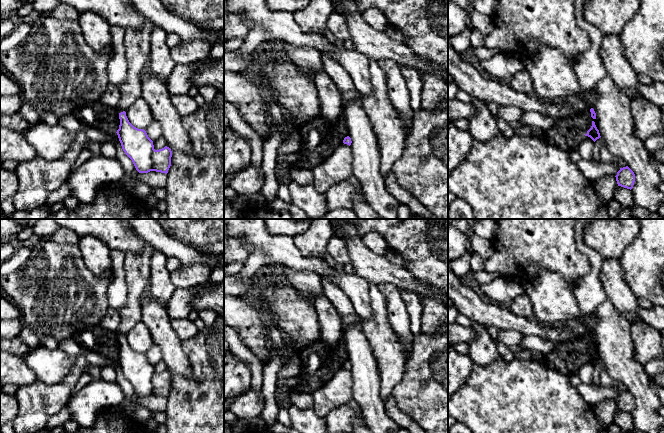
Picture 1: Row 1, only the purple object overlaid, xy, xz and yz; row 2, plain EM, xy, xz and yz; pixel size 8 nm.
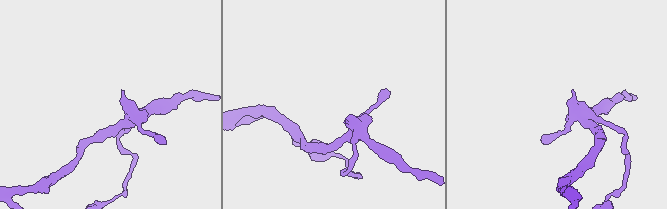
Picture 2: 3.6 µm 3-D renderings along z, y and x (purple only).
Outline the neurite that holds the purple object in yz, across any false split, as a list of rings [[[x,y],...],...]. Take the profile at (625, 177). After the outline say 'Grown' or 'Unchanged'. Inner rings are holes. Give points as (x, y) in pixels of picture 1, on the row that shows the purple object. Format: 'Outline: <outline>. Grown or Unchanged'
Outline: [[[628,166],[620,168],[620,170],[617,172],[617,175],[615,177],[618,186],[630,190],[633,188],[635,182],[635,174]]]. Unchanged

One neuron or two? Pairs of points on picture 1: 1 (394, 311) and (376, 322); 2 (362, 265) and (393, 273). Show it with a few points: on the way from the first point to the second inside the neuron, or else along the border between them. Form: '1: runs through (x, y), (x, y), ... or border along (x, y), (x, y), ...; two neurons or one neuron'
1: border along (381, 293), (385, 299), (388, 322), (397, 337); two neurons
2: runs through (370, 266), (385, 272); one neuron

